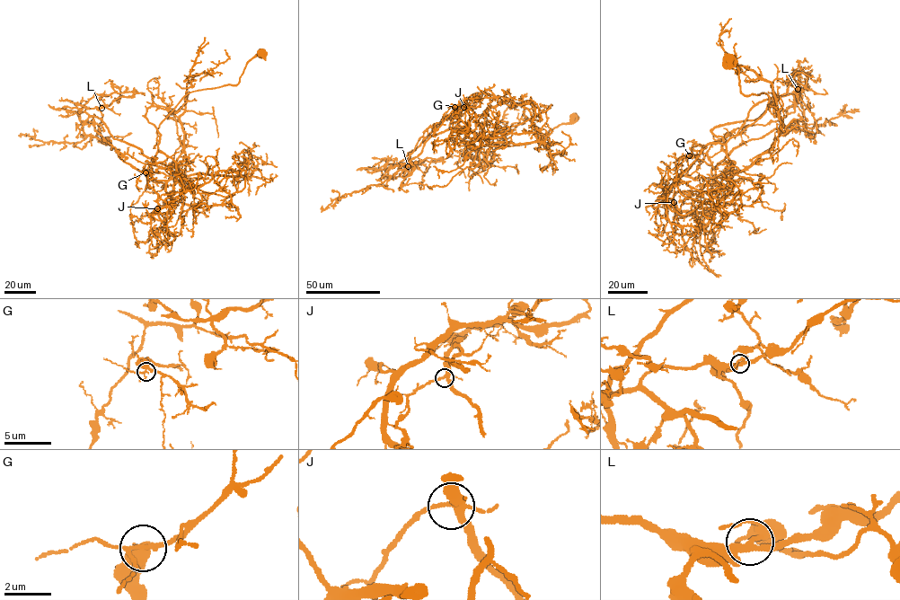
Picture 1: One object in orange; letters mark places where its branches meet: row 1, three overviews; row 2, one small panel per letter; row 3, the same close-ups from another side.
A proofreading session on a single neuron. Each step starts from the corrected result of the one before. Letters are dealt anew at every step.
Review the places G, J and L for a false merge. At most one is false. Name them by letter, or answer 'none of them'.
L

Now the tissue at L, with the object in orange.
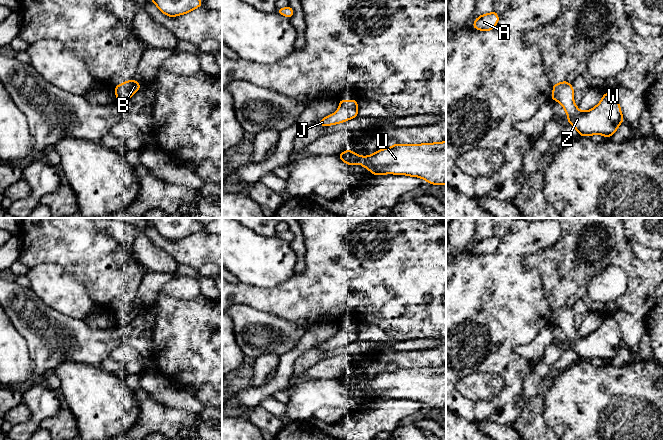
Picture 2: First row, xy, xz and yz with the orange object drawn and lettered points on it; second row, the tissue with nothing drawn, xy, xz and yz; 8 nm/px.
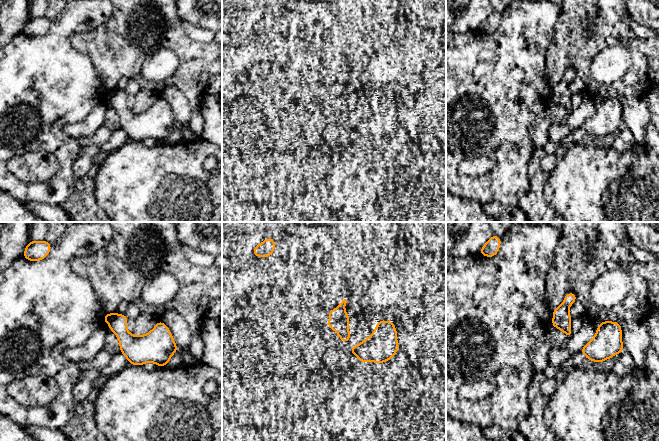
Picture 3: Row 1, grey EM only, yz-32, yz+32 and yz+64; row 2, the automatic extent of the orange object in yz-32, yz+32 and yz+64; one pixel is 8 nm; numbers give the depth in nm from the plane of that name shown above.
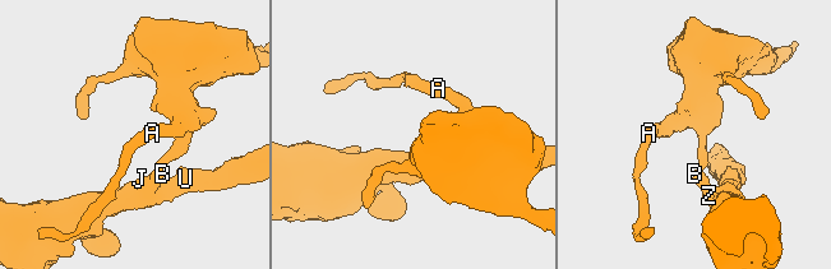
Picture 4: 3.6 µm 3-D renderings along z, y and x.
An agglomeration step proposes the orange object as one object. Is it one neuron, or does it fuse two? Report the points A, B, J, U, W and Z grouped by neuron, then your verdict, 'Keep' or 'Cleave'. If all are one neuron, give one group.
Groups: A B J / U W Z. Cleave

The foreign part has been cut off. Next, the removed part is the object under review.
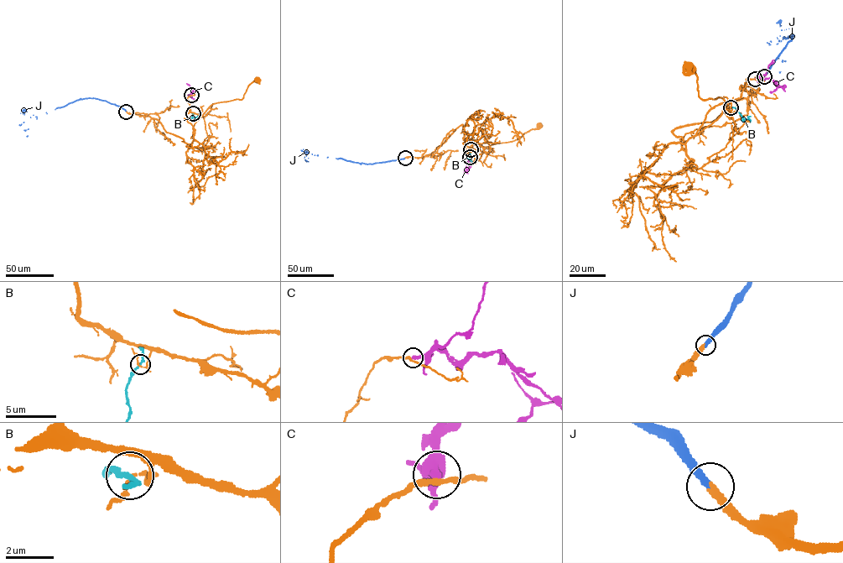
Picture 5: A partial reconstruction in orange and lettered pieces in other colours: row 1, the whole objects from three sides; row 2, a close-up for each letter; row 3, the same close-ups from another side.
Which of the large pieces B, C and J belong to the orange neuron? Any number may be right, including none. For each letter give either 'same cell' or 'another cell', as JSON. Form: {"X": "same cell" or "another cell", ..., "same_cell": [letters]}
{"B": "another cell", "C": "another cell", "J": "same cell", "same_cell": ["J"]}

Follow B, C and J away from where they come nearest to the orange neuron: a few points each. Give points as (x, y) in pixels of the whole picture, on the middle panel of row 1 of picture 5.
B: (470, 149), (469, 159), (474, 161)
C: (470, 157), (468, 169), (465, 172), (470, 166)
J: (405, 158), (366, 164), (314, 155), (303, 149), (306, 160)

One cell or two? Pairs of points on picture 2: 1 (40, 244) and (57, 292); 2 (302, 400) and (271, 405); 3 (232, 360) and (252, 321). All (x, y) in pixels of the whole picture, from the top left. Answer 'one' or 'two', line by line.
1: two
2: two
3: two

